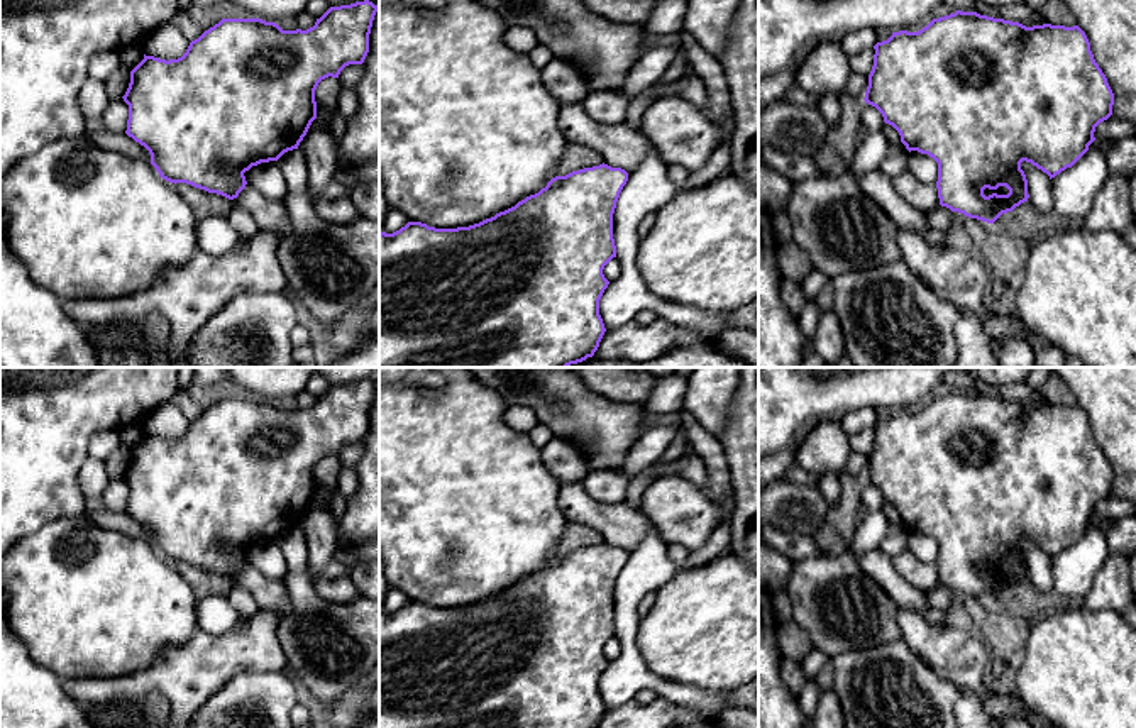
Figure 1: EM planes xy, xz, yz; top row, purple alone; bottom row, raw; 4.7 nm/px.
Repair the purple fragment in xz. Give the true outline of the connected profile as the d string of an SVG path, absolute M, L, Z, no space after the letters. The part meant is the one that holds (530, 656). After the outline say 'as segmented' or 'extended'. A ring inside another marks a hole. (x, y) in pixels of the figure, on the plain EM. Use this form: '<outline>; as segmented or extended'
M599 543L552 557L538 572L479 603L457 608L435 608L408 601L393 613L379 613L379 728L598 728L606 711L599 694L599 679L609 660L604 645L616 637L613 593L628 552Z; as segmented

